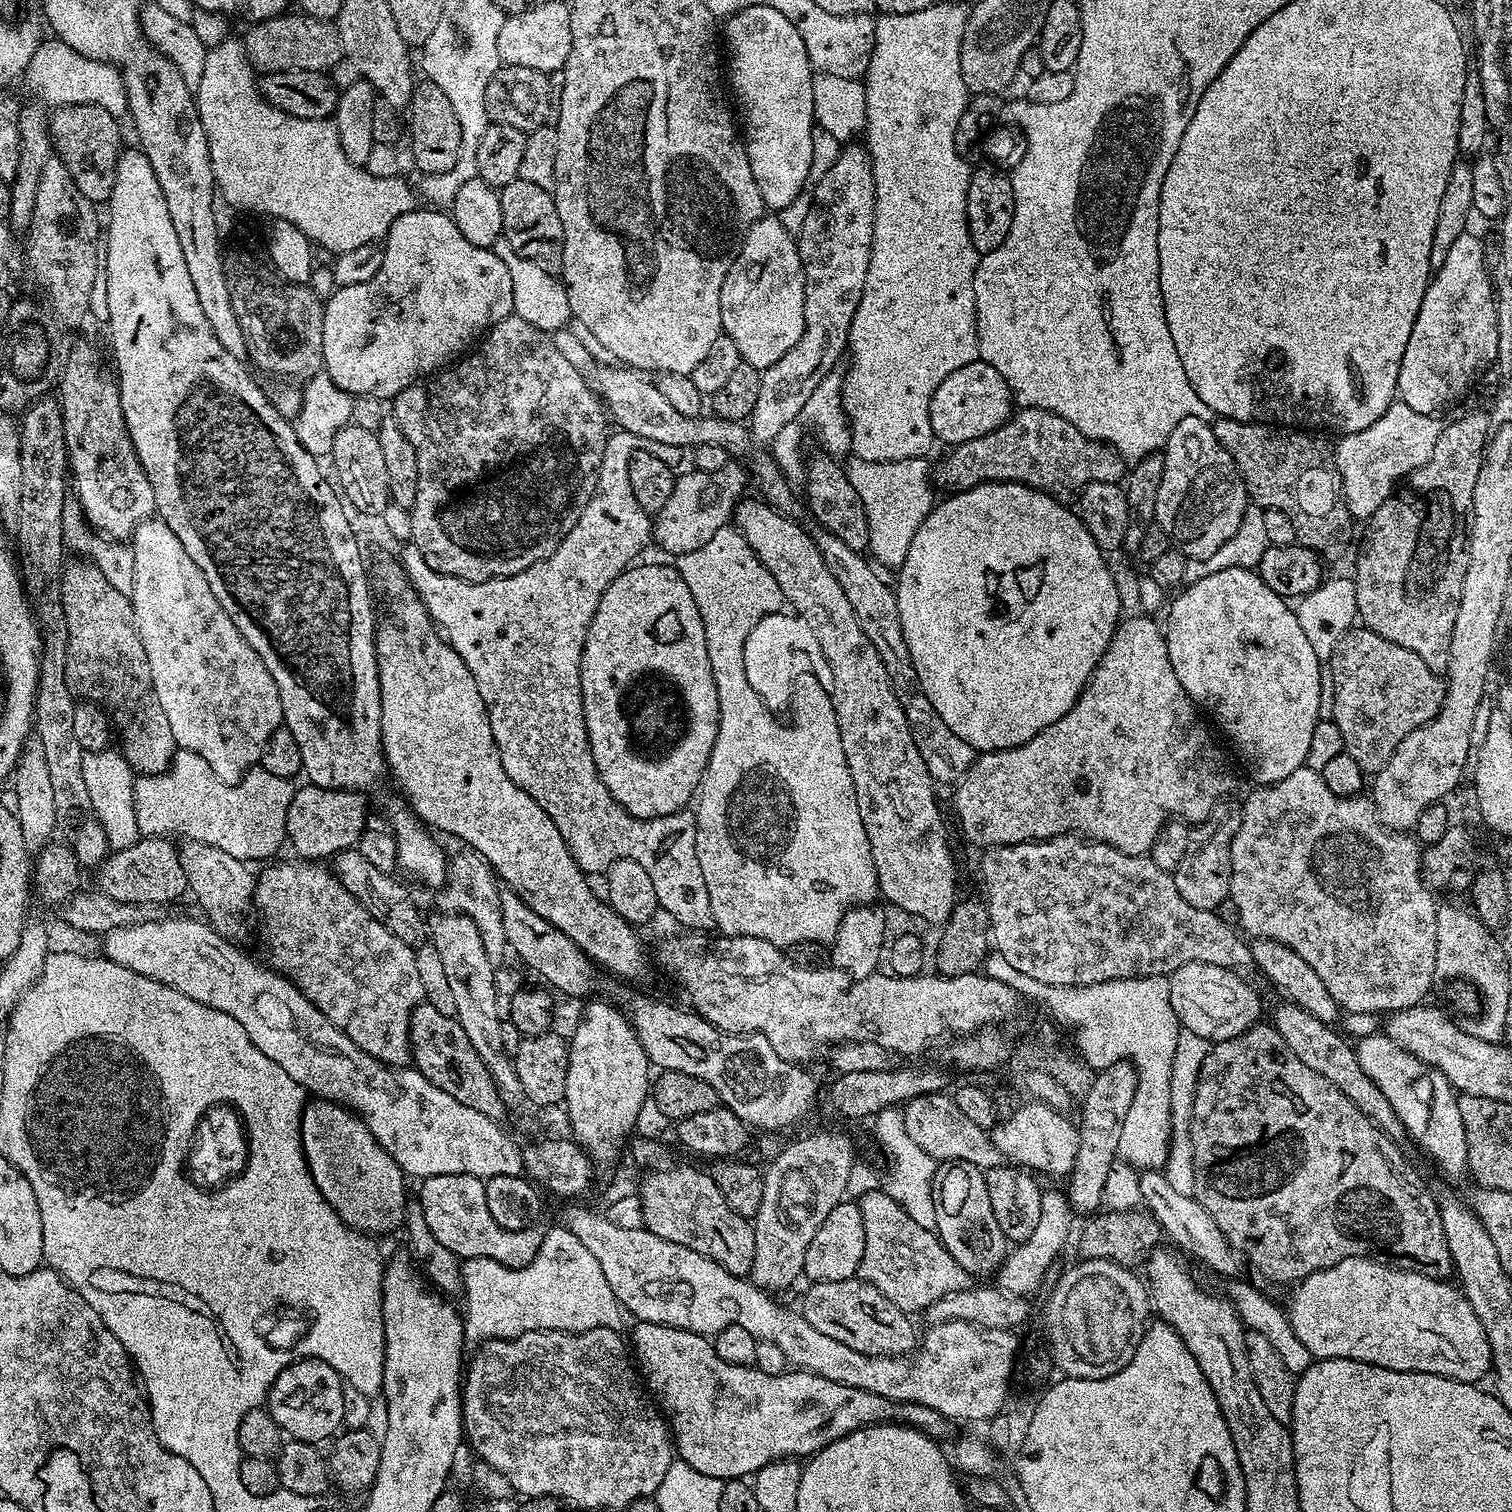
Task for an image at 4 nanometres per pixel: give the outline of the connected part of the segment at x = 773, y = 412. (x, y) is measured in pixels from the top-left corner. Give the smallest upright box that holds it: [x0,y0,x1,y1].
[750,143,875,445]

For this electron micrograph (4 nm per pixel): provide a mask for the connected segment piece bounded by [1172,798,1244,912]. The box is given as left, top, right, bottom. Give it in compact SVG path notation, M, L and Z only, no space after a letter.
M1239 799L1220 800L1218 806L1210 810L1208 819L1192 828L1186 854L1182 854L1182 862L1178 862L1172 877L1178 886L1178 894L1182 894L1190 906L1198 906L1198 910L1215 912L1218 902L1229 899L1232 877L1230 846L1234 842L1234 834L1238 834L1238 826L1242 826L1243 809Z

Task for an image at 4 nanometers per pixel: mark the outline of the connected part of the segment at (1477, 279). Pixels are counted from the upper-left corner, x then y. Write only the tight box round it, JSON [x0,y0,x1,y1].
[1396,230,1498,414]

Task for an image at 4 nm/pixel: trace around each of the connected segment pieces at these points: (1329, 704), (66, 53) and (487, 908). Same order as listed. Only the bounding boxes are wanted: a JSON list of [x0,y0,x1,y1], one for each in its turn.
[[1294,575,1357,720],[24,36,128,119],[442,850,509,962]]

